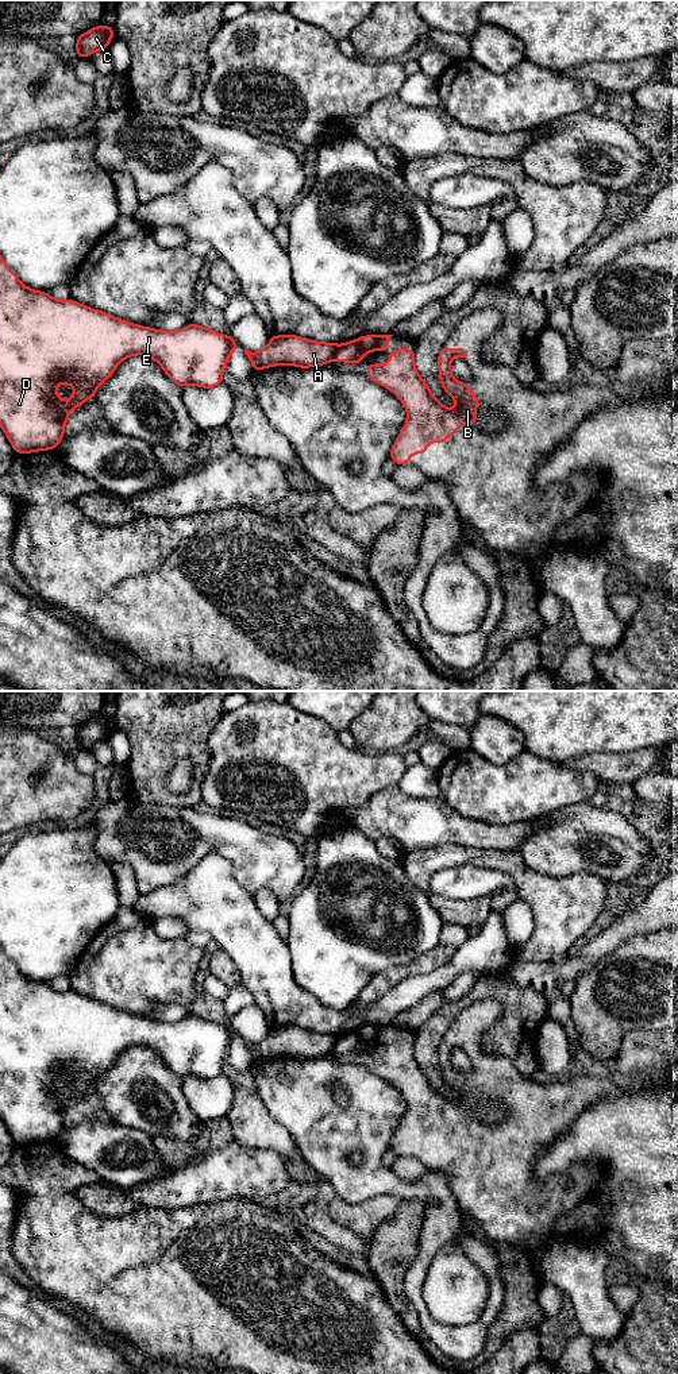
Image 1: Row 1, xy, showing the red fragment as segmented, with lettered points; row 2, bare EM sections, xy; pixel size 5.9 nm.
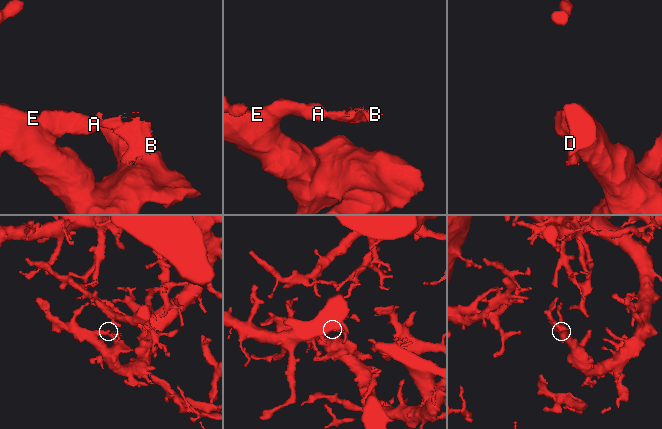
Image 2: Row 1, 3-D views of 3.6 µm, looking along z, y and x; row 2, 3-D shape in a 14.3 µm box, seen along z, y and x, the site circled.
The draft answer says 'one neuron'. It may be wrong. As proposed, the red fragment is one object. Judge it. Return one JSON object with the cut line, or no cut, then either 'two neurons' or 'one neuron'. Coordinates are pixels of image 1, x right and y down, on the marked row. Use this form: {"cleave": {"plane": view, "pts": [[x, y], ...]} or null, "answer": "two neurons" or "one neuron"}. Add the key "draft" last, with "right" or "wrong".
{"cleave": {"plane": "xy", "pts": [[338, 346], [334, 359]]}, "answer": "two neurons", "draft": "wrong"}

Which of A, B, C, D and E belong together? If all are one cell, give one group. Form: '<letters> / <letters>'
A C D E / B

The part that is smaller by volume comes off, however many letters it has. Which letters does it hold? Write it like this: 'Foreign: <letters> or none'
Foreign: B

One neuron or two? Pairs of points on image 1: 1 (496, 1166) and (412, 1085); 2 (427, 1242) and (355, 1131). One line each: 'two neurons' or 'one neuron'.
1: one neuron
2: one neuron

